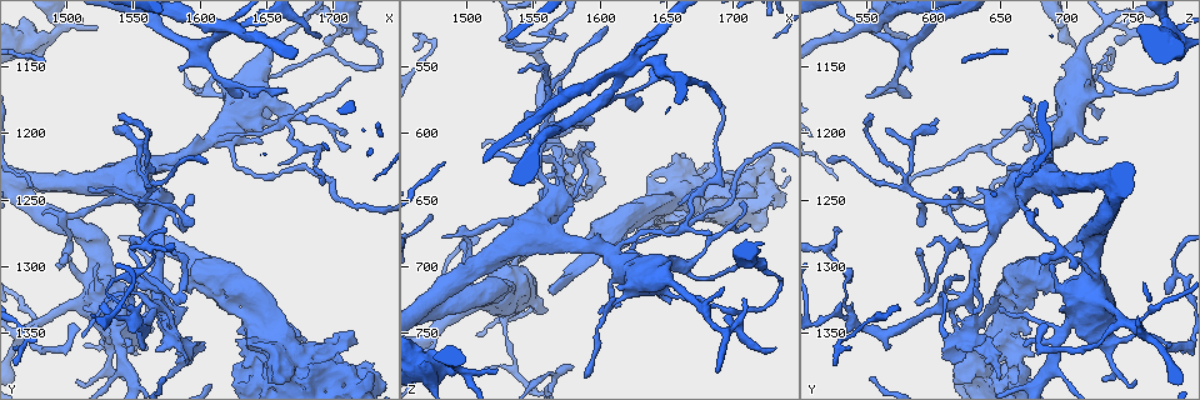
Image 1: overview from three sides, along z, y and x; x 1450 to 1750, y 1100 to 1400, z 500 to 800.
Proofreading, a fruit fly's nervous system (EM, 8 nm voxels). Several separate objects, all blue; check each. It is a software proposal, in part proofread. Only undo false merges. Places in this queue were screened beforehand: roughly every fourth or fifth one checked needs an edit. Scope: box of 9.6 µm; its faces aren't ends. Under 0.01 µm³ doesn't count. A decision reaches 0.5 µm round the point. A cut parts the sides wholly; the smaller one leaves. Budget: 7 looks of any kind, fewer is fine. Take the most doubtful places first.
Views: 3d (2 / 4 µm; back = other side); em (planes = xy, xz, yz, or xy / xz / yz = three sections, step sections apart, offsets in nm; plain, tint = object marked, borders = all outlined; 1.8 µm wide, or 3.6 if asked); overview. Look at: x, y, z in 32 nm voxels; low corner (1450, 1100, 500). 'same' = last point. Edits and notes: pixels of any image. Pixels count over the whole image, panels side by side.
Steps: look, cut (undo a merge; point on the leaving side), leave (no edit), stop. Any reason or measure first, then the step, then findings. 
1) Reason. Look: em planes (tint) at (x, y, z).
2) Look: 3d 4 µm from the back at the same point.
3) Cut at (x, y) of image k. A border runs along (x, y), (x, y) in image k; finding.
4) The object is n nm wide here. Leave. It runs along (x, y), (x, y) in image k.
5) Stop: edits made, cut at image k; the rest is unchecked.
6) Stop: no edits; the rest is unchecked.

Abrupt turn. Look: em xy step 8 (tint) at (1518, 1328, 718).

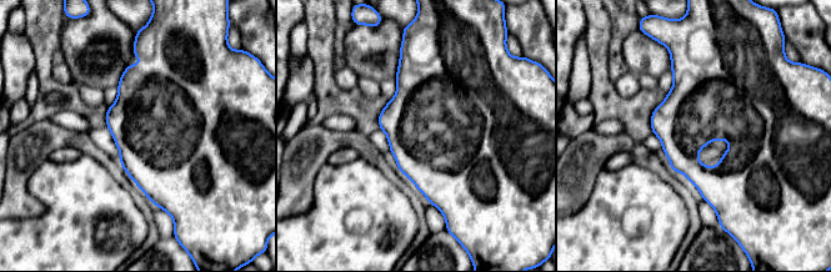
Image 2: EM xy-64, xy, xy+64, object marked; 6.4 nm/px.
Another direction. Look: em planes (tint) at the same point.

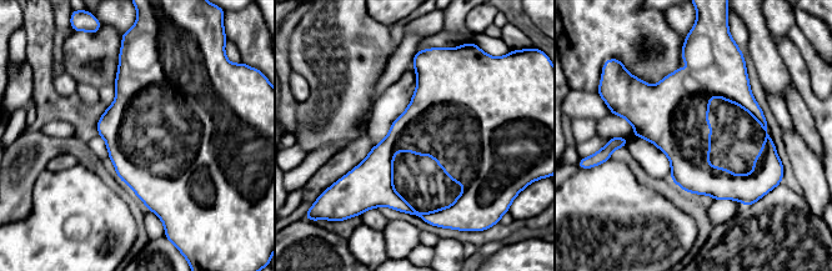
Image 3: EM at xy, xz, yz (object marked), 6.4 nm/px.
The object is 400 nm wide here. Leave. All the same cell.

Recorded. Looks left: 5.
Sharp bend. Look: em xz step 16 (tint) at (1614, 1124, 562).

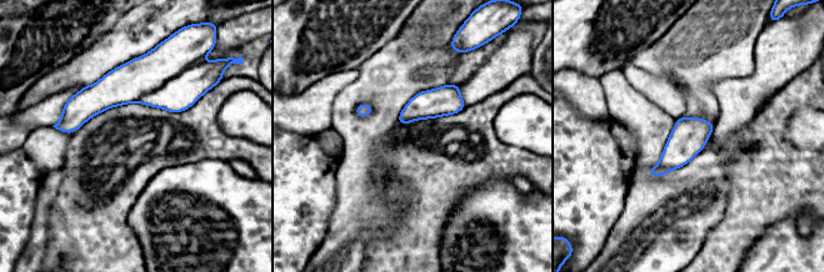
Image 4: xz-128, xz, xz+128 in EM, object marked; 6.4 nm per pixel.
Another direction. Look: em planes (tint) at the same point.

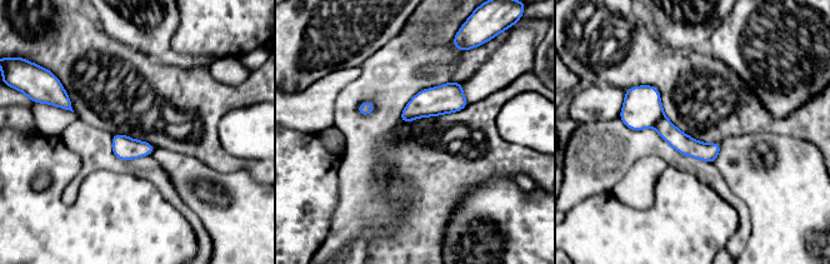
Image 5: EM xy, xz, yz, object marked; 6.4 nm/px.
Leave. It runs along (631, 93), (681, 143), (713, 157) in image 5; one cell here.

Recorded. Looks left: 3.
Calibre changes. Look: 3d 2 µm at (1720, 1380, 648).

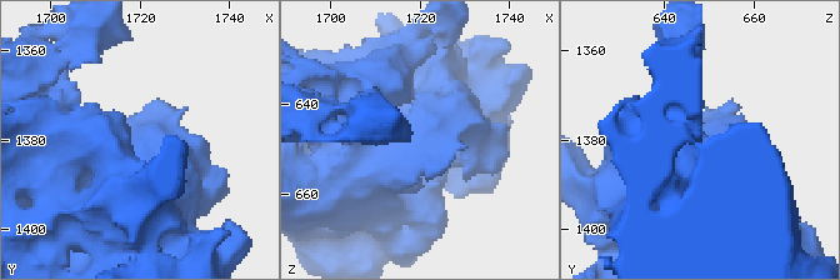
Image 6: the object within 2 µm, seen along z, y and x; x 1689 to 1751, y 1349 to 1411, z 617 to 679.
Need the tissue. Look: em planes (plain) at (1721, 1380, 650).

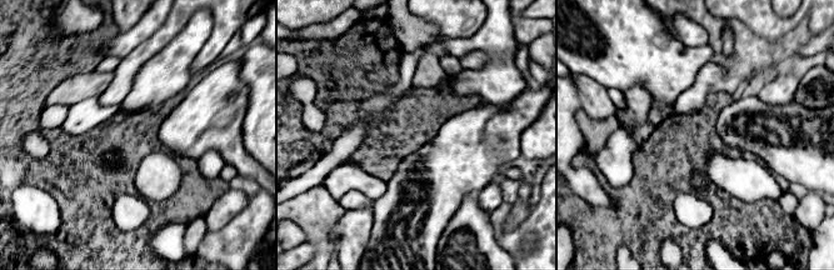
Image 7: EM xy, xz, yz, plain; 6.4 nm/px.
With the object marked. Look: em planes (tint) at the same point.

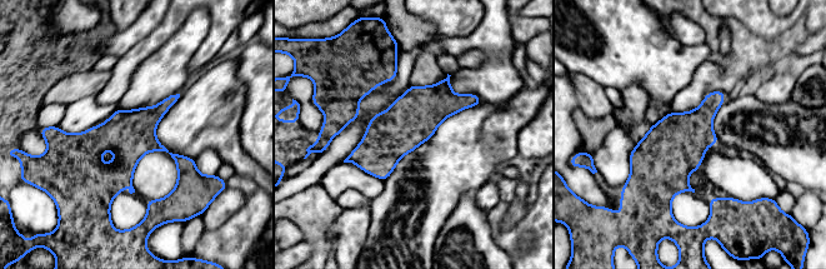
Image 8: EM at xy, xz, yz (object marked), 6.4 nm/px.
Leave. All the same cell.

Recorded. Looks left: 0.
Stop: no edits; the rest is unchecked.

